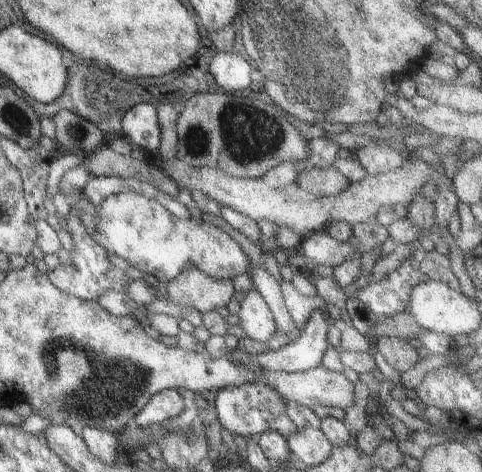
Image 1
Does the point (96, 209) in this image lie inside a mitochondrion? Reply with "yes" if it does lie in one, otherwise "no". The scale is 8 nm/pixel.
no

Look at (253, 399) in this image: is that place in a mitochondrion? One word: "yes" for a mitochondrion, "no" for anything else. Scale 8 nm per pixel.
no

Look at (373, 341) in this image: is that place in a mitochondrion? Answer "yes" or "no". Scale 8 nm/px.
no

